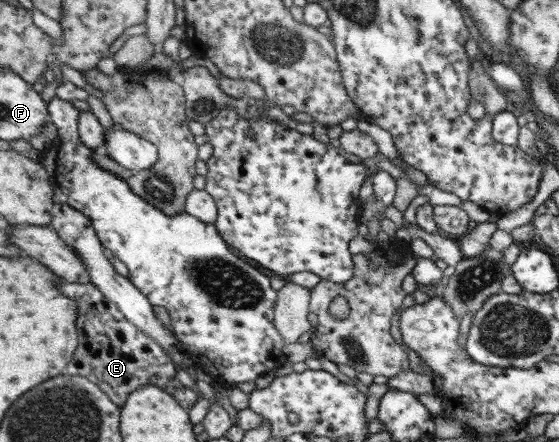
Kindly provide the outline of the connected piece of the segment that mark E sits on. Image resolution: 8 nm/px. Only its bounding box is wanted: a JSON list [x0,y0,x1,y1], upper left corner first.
[58,278,199,410]

